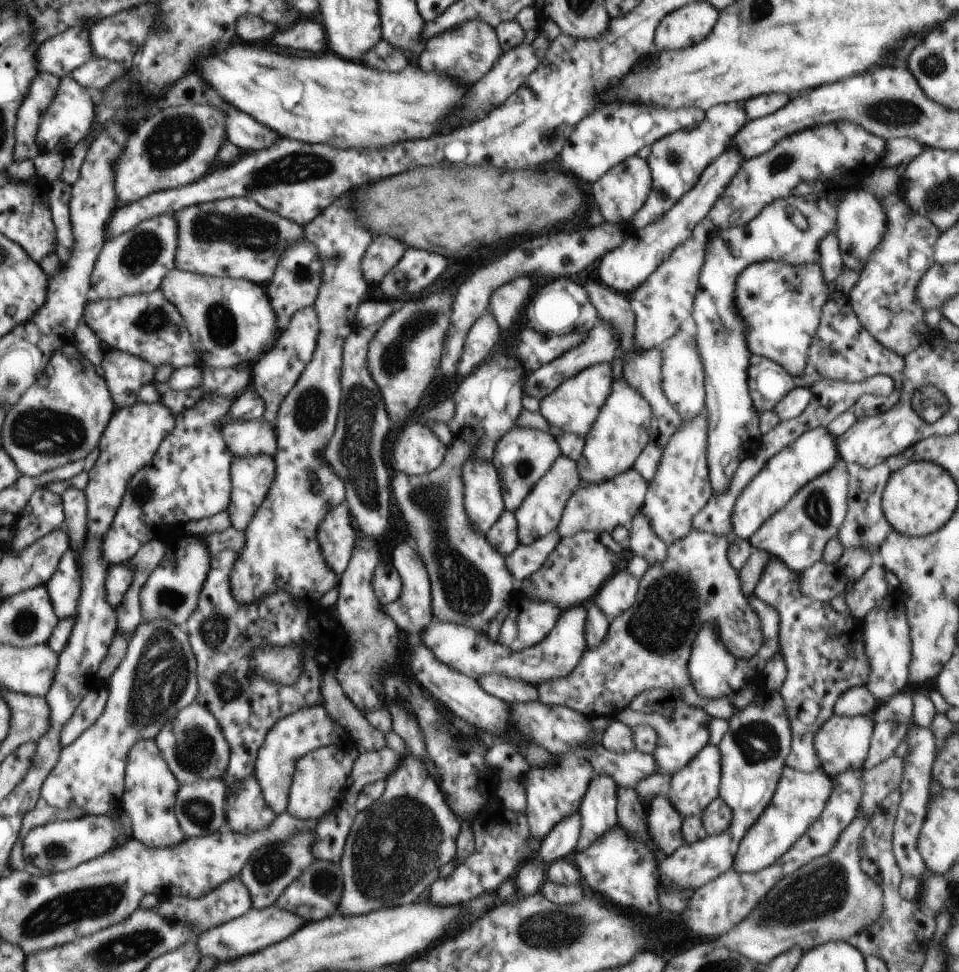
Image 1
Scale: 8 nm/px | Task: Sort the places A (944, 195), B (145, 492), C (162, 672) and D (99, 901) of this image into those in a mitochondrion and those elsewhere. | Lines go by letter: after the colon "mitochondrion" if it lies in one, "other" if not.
A: mitochondrion
B: mitochondrion
C: mitochondrion
D: mitochondrion

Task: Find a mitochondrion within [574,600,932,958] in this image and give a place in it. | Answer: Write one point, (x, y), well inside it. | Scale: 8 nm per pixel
(799, 903)

